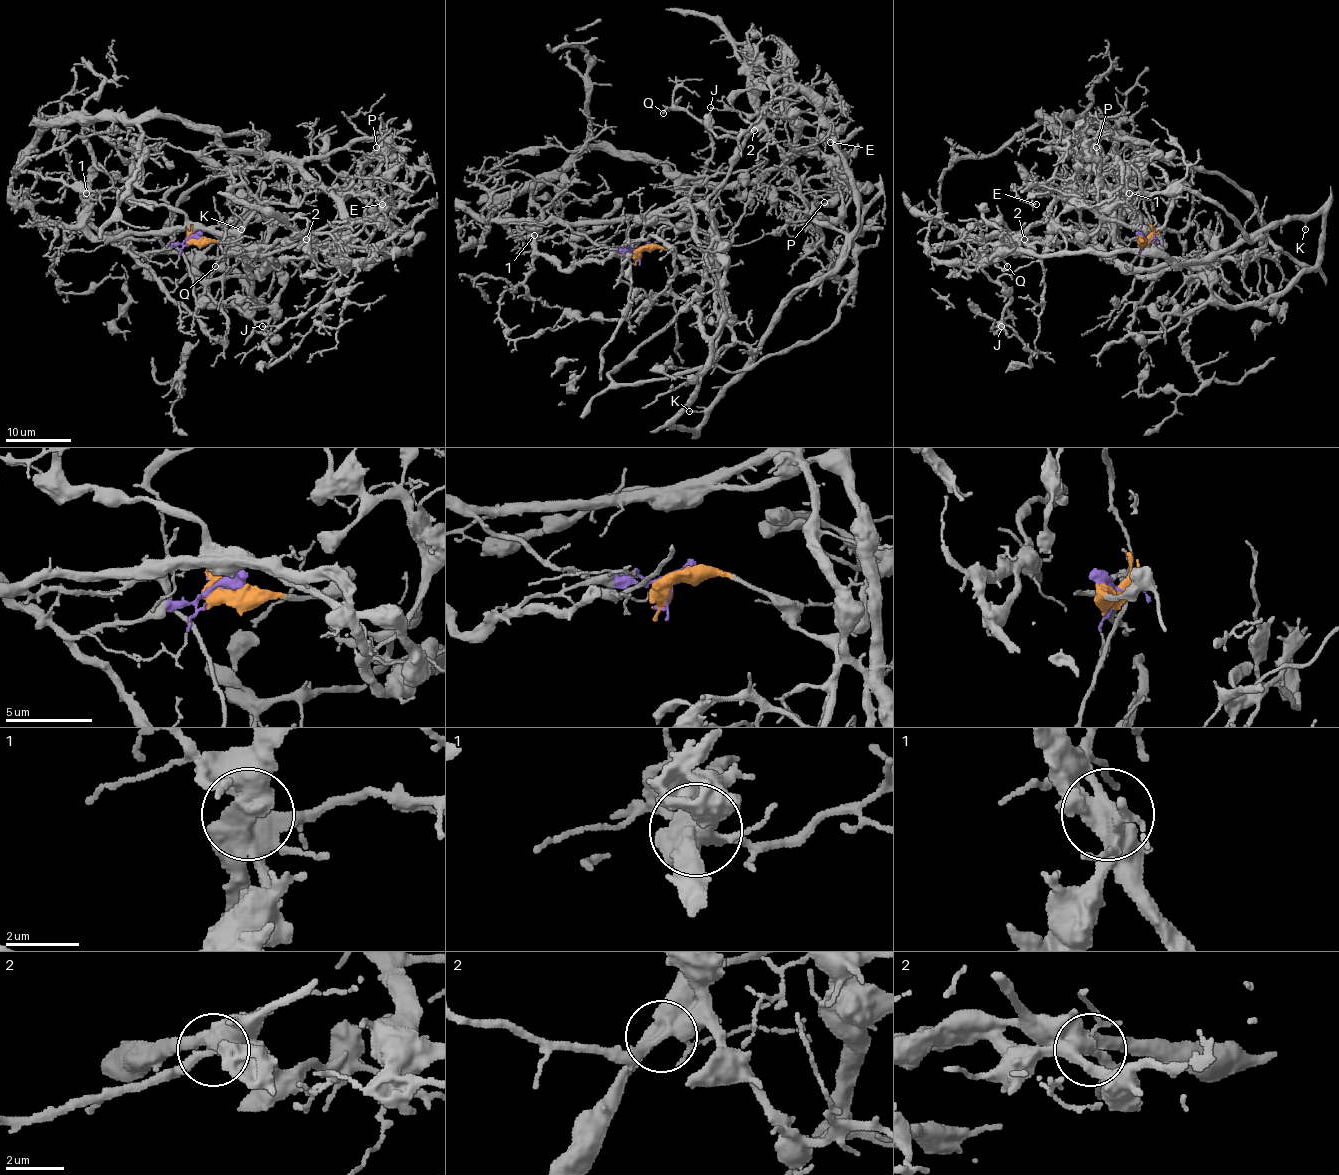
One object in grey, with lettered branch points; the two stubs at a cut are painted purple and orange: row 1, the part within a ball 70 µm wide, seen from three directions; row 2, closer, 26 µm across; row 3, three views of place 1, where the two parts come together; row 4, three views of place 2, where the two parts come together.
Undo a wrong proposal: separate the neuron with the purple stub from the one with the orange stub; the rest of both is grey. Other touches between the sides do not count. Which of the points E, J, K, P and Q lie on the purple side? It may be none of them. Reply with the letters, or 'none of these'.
E

